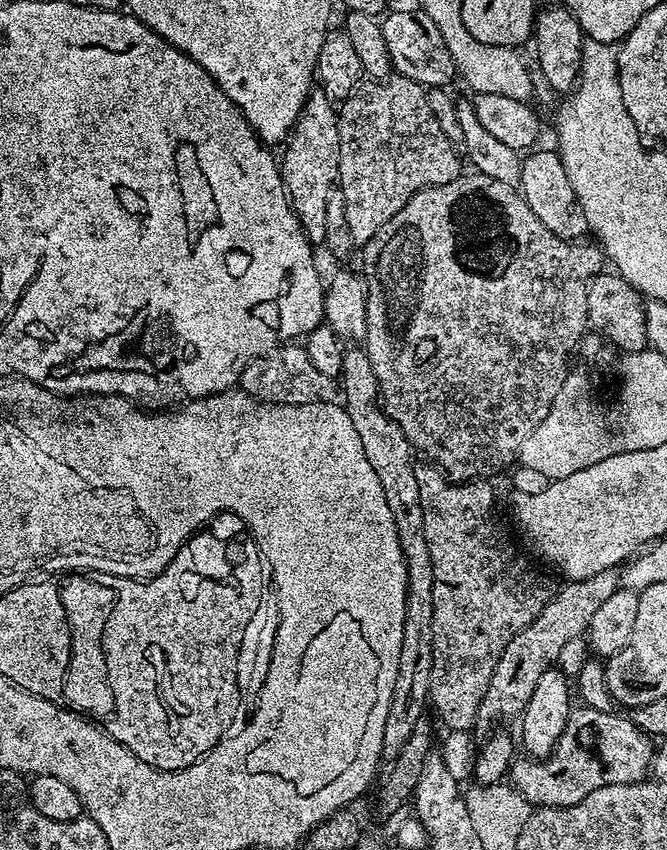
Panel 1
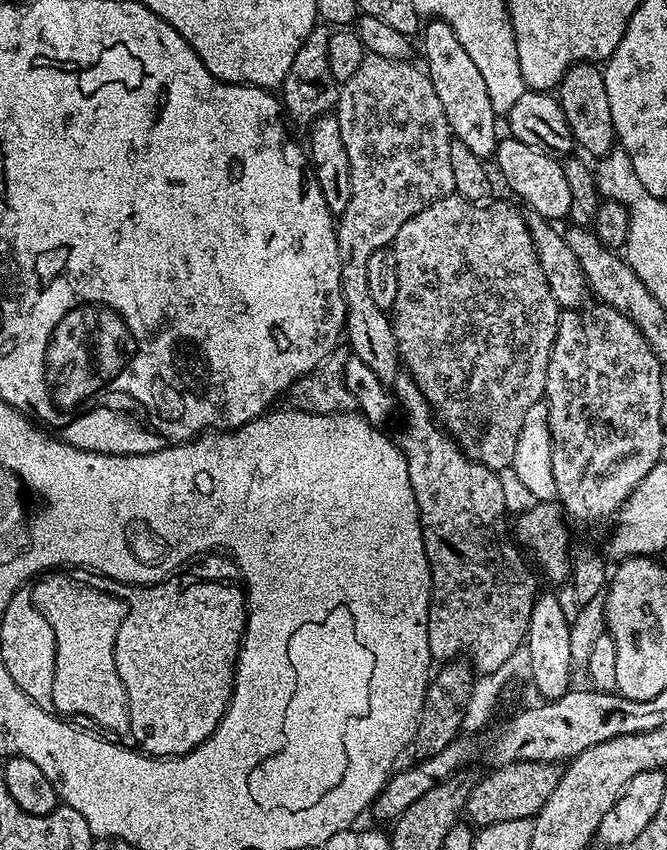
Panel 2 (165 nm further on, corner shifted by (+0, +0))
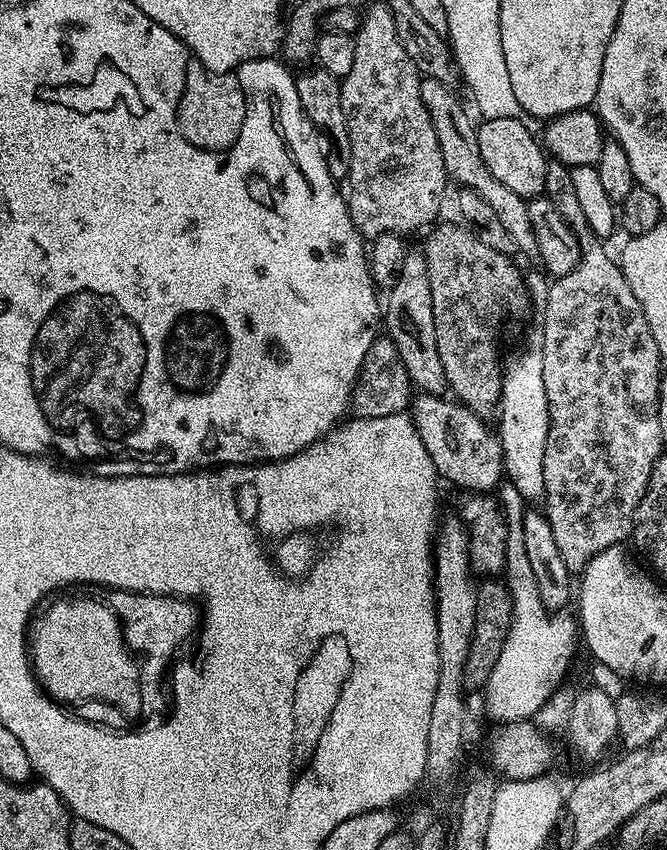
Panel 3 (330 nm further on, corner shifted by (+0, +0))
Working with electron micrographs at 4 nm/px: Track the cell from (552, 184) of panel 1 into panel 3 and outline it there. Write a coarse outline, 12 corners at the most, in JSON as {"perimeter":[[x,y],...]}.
{"perimeter":[[521,118],[476,129],[486,170],[519,196],[543,193],[550,160]]}

